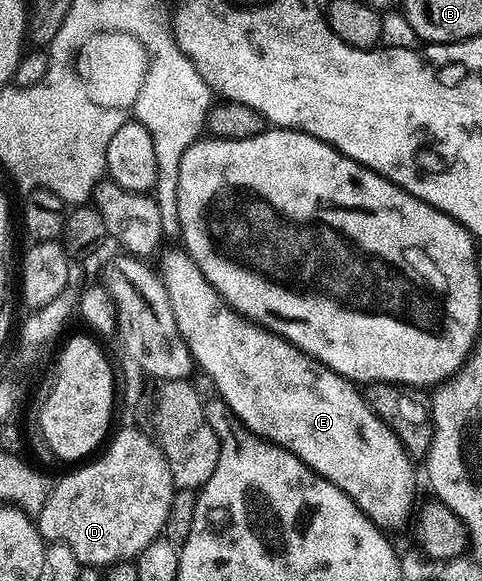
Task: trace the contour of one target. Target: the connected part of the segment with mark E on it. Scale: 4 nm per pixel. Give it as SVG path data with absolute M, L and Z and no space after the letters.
M183 250L177 252L168 252L160 260L160 268L158 267L158 275L160 281L164 283L164 289L168 295L168 301L172 307L174 320L177 323L178 330L185 340L186 346L189 348L189 354L195 360L195 367L212 379L212 384L217 388L219 399L225 400L228 409L235 414L246 427L254 434L258 434L263 440L268 440L272 444L276 444L279 448L290 450L290 454L297 456L303 464L310 466L310 470L314 470L322 478L326 478L330 482L334 482L334 486L338 486L351 500L353 500L358 508L369 516L370 519L378 525L379 528L391 530L391 528L400 528L408 519L413 519L414 508L412 512L412 503L416 500L416 468L413 457L402 446L400 439L392 433L390 426L386 426L386 422L382 422L378 418L378 414L374 411L368 401L364 399L361 389L357 387L351 380L347 380L344 376L339 376L334 370L327 368L322 362L318 362L312 356L308 356L301 350L295 348L293 344L284 339L282 336L276 336L270 330L266 330L262 325L254 323L253 320L247 320L242 314L238 314L223 300L218 294L218 290L214 290L214 286L210 282L206 282L206 274L202 274L202 270L198 270L198 266L194 262L194 258L190 258L188 253Z

